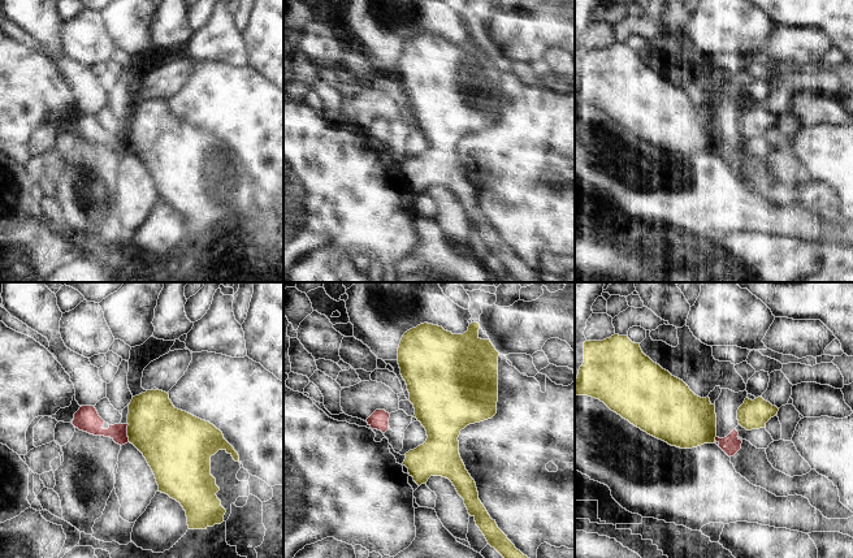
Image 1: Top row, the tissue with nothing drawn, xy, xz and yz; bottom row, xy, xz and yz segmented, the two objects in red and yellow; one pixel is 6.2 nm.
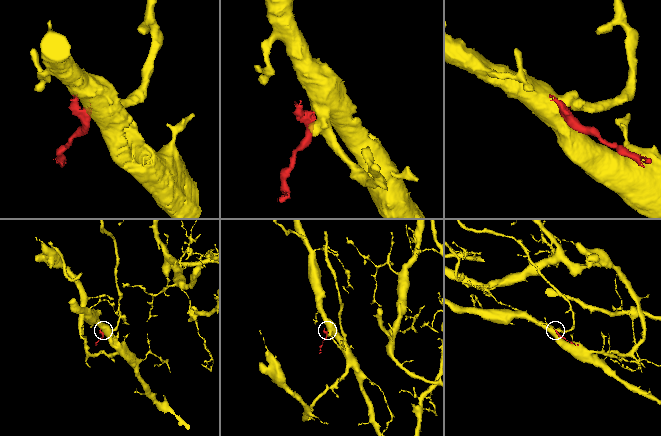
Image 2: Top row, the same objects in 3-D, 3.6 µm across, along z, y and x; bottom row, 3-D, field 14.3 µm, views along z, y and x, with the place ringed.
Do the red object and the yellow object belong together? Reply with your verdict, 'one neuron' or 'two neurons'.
two neurons

